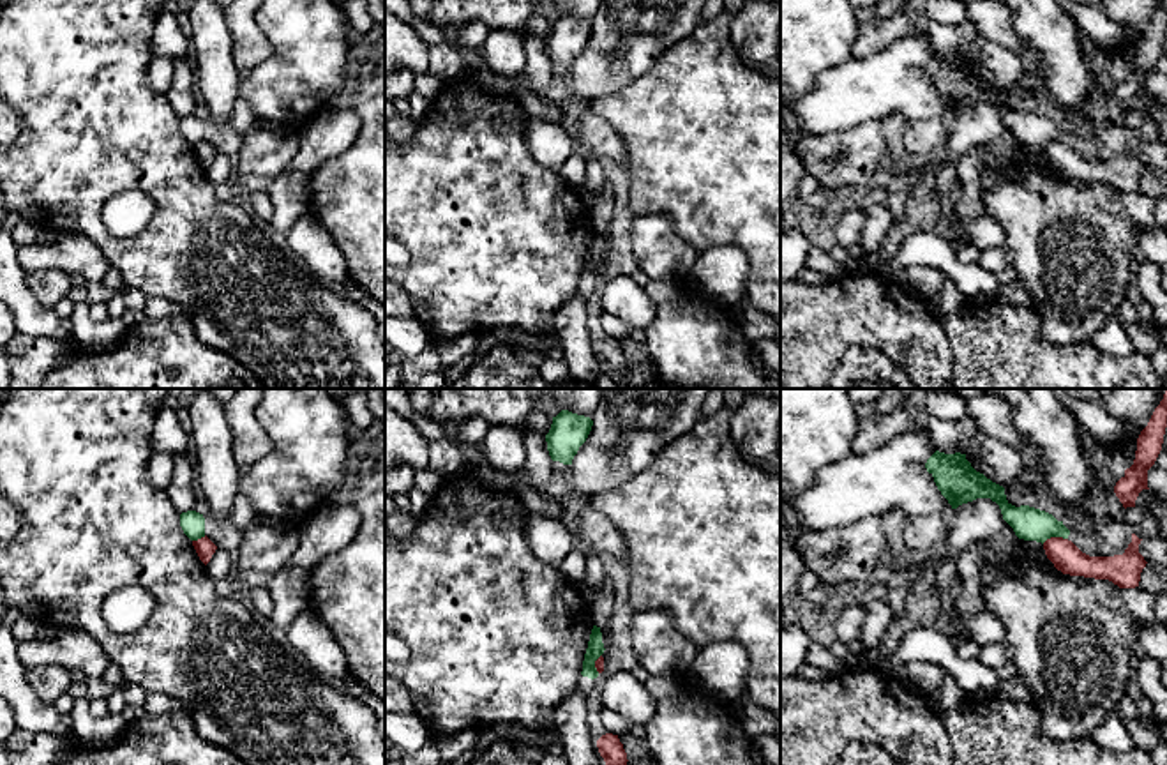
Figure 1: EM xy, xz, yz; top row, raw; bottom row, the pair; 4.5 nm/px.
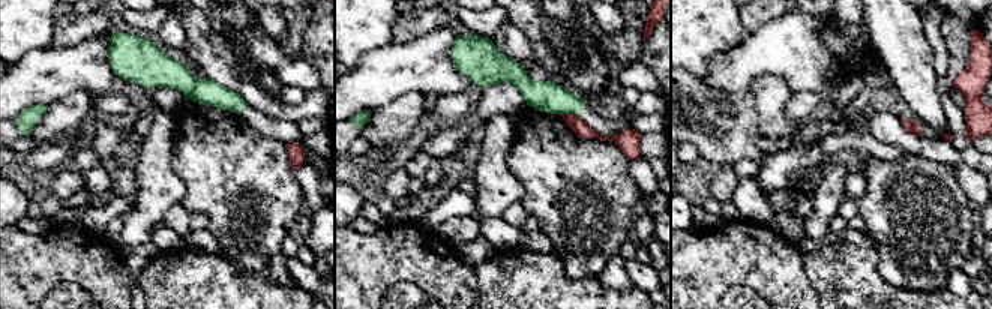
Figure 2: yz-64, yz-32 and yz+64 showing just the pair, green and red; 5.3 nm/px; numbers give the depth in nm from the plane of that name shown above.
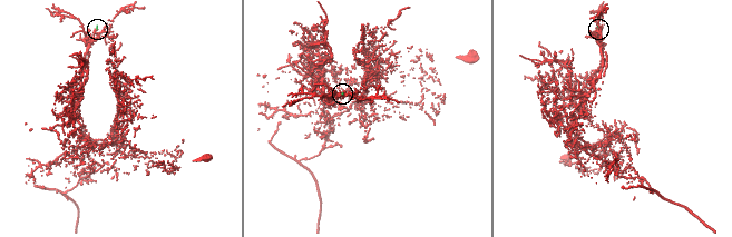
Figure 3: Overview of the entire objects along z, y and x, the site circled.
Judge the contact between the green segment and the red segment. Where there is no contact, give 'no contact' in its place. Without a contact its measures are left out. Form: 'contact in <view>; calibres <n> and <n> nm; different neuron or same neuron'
contact in yz; calibres 150 and 140 nm; different neuron

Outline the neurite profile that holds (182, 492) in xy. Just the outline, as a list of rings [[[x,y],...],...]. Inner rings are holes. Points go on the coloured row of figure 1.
[[[178,454],[173,458],[173,479],[166,495],[180,514],[194,511],[198,489],[194,484],[194,463],[191,454]]]

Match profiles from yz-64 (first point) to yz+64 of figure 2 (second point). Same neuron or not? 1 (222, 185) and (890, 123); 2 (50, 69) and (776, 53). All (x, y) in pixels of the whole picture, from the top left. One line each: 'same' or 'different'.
1: different
2: same

